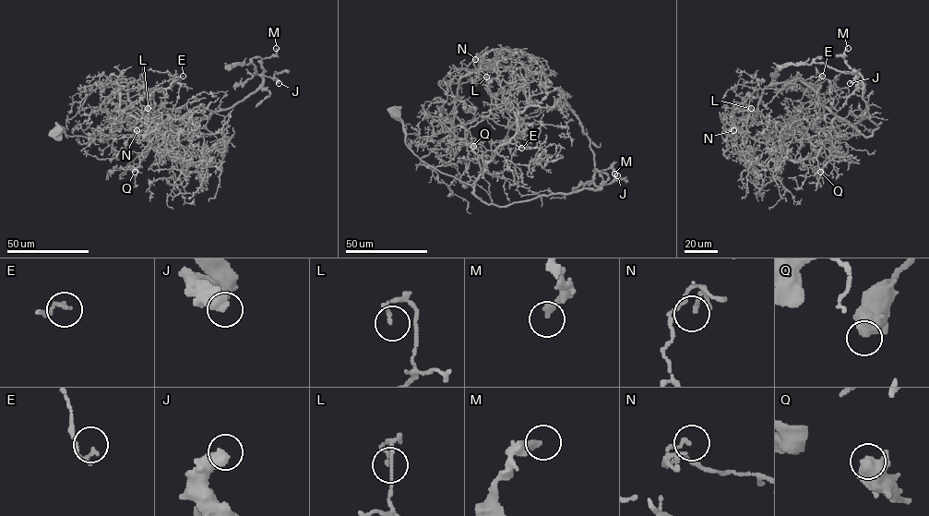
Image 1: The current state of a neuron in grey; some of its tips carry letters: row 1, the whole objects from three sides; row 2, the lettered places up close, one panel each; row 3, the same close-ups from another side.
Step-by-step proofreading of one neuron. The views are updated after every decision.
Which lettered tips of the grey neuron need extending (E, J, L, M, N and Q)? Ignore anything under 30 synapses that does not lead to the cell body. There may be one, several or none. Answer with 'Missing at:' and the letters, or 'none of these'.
Missing at: none of these

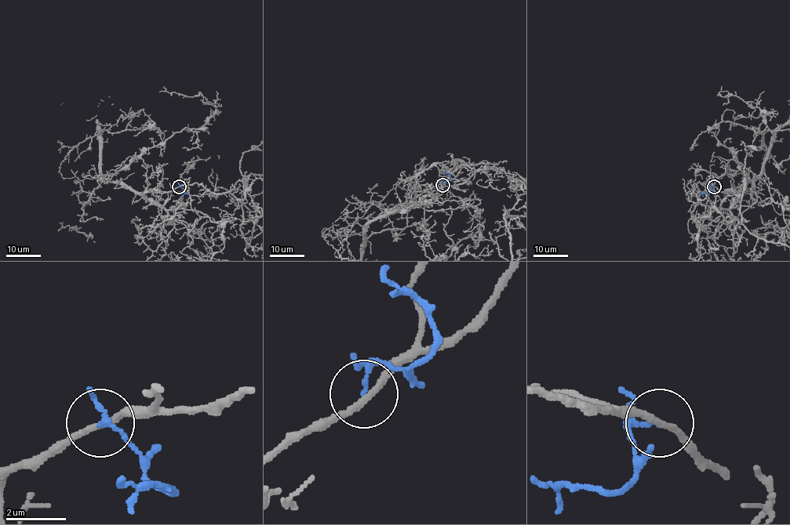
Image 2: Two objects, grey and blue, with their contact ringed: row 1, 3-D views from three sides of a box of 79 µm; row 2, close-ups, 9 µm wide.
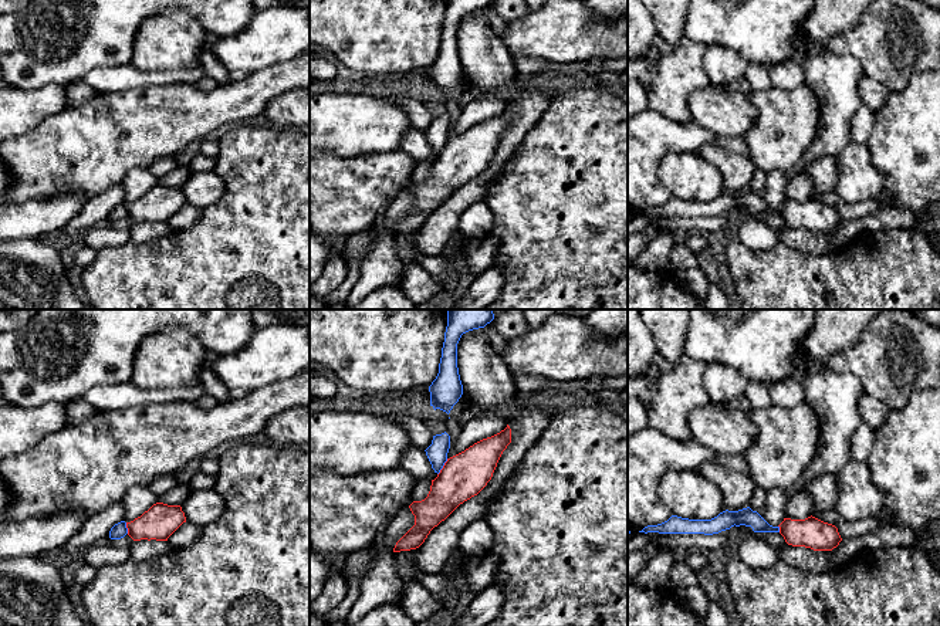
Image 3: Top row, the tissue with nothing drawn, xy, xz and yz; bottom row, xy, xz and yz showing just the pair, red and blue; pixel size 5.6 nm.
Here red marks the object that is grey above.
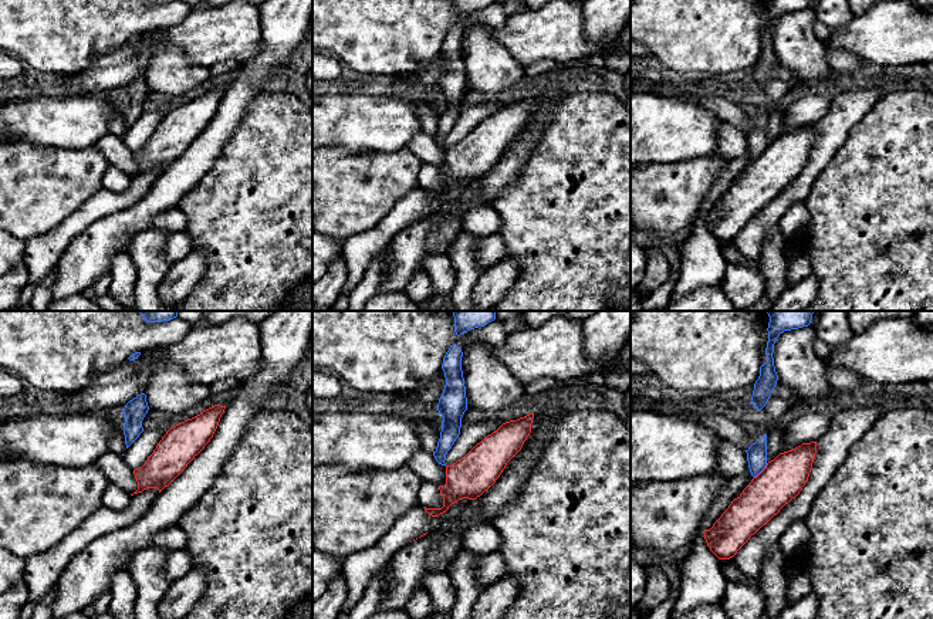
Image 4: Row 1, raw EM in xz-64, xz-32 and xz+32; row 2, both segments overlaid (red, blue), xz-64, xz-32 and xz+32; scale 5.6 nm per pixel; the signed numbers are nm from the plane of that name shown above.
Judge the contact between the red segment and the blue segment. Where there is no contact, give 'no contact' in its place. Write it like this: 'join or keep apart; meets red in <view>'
keep apart; meets red in xz

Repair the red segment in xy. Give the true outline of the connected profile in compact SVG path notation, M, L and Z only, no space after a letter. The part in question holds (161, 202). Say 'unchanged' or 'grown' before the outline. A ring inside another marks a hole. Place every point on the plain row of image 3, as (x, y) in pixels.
unchanged | M156 185L141 199L126 204L126 210L133 223L168 223L183 204L186 199L180 187Z

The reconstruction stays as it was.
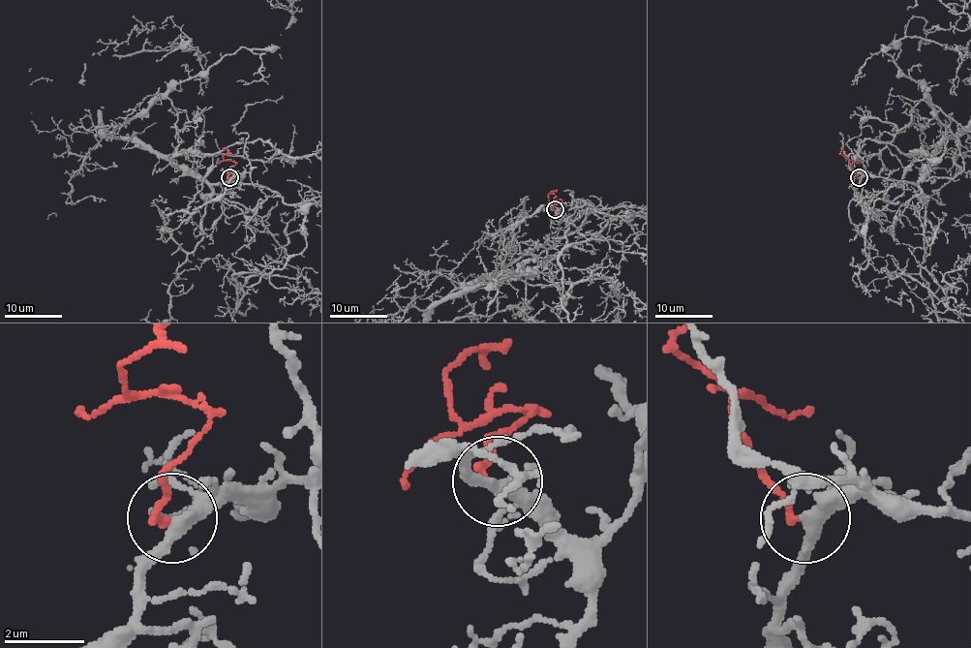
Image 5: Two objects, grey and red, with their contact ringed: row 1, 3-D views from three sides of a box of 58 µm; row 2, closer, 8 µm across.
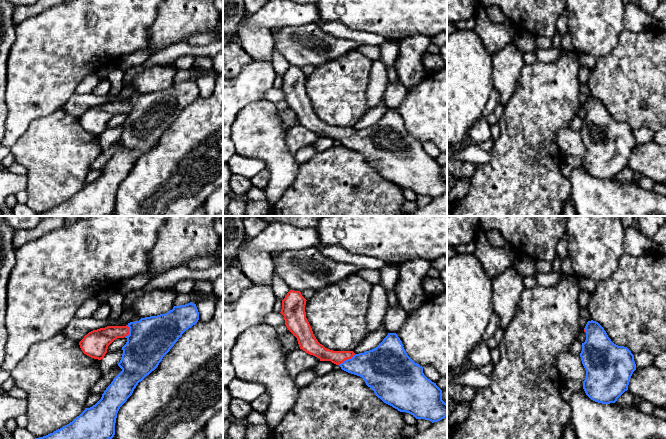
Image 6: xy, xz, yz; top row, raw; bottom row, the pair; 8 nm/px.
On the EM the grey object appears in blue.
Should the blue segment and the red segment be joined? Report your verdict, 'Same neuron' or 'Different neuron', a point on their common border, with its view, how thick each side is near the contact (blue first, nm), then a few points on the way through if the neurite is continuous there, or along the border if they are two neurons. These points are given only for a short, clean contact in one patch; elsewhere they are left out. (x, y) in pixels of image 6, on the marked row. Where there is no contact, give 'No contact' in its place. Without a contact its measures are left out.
Same neuron. Touches blue at xz (347, 359). Thickness 300 nm (blue) against 110 nm. Path across: xz (377, 367), (351, 363), (347, 359), (326, 355), (318, 350)

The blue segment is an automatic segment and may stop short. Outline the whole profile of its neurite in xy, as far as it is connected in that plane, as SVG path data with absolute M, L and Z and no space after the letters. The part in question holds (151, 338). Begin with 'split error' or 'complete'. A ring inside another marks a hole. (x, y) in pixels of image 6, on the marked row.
split error | M190 302L185 305L174 306L172 310L165 314L141 318L139 321L128 323L126 326L107 326L105 328L100 328L89 332L79 342L79 345L84 354L98 360L104 358L105 354L107 353L108 346L114 340L124 337L127 339L126 344L122 347L123 354L120 362L118 363L118 366L122 369L122 371L113 379L111 384L102 394L101 399L95 405L90 408L85 408L85 410L79 416L62 428L46 436L35 439L112 439L115 435L115 423L120 407L132 395L138 383L158 367L163 357L170 351L182 334L195 325L198 320L199 312L196 304Z

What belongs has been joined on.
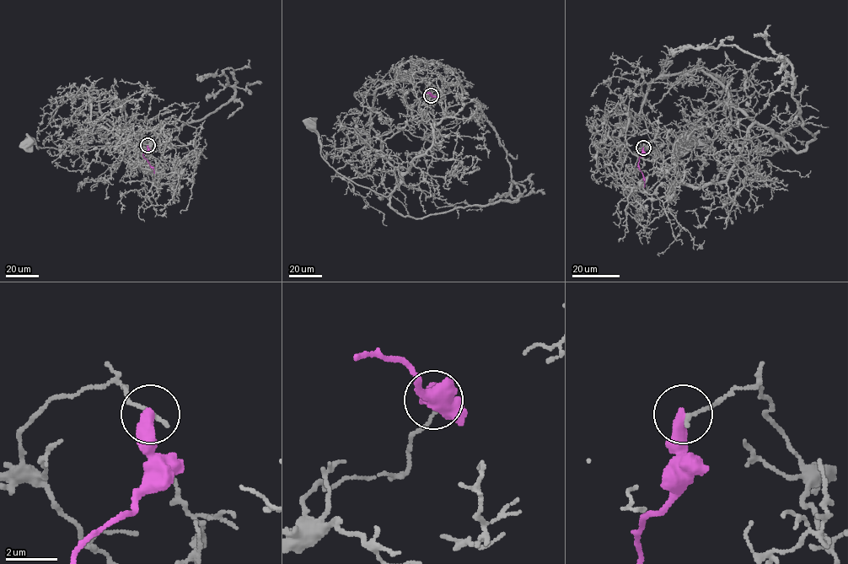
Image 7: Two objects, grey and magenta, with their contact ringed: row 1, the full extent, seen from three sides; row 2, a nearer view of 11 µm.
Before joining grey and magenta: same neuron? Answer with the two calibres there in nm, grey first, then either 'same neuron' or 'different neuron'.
calibres 160 and 480 nm; different neuron

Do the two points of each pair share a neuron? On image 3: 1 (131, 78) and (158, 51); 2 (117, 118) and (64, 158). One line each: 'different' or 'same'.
1: different
2: same

